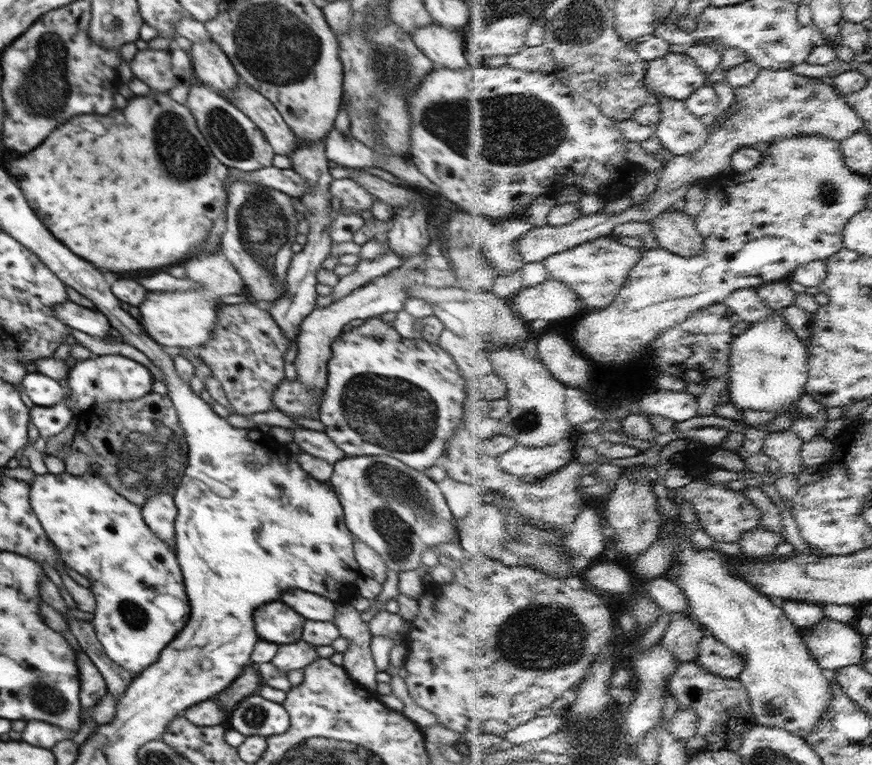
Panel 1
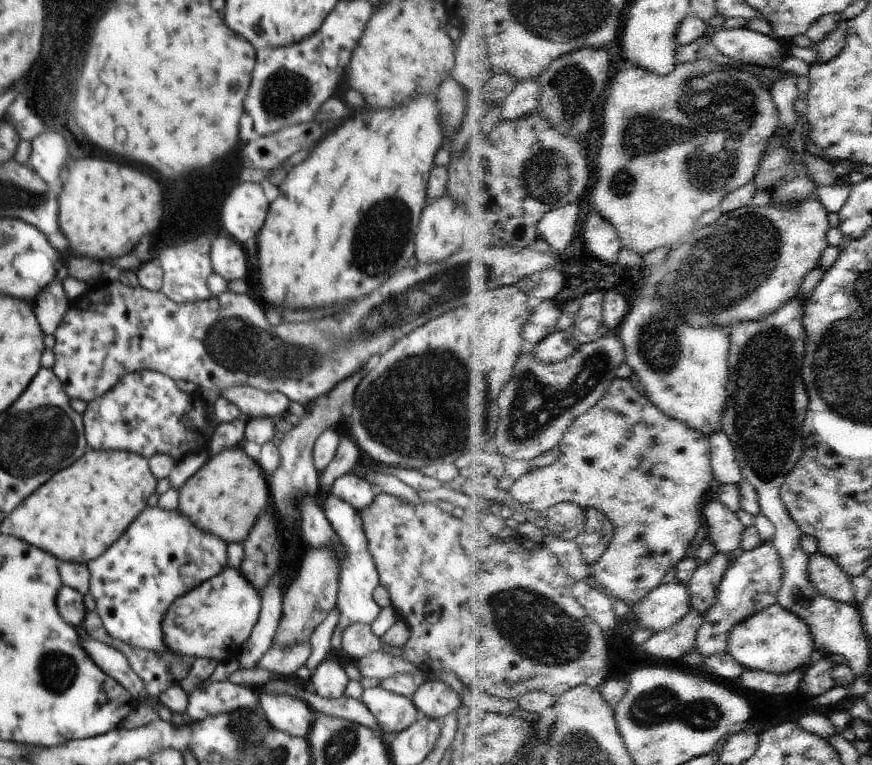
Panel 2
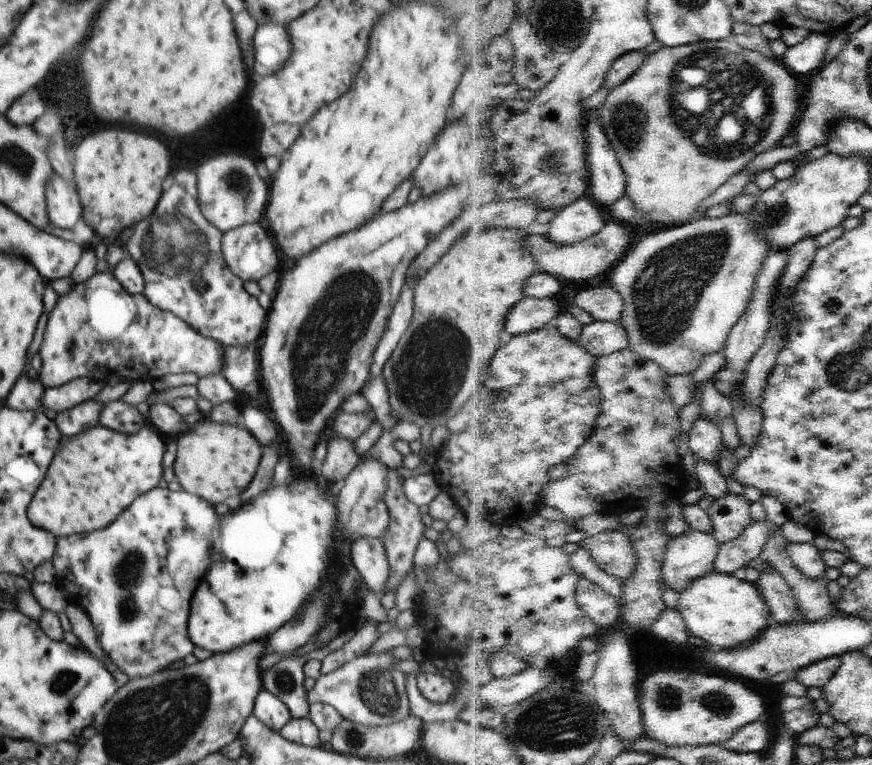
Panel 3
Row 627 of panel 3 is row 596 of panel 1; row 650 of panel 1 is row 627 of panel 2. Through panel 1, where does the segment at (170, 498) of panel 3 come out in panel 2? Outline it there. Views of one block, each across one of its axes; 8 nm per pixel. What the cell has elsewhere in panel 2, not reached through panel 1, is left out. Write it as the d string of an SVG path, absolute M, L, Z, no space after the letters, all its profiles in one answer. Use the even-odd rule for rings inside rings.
M158 506L148 507L102 556L87 564L91 576L89 593L96 602L95 611L112 638L159 655L170 651L161 628L168 607L198 584L222 572L228 558L222 540L194 526L177 510L169 513Z

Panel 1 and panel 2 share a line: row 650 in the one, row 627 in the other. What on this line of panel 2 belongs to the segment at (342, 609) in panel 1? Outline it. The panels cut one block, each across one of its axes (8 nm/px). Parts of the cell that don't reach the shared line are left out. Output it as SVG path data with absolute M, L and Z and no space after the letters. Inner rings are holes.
M368 623L349 624L341 639L344 652L356 660L384 648L381 638L374 634Z

